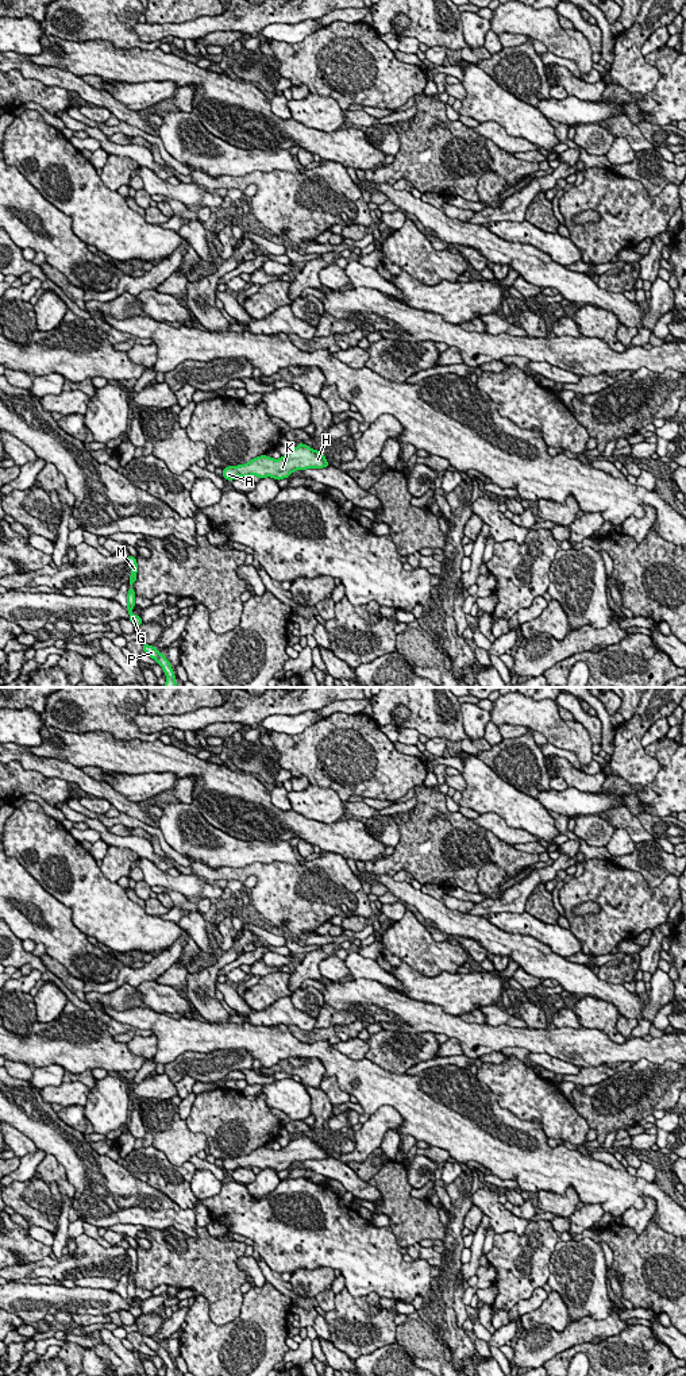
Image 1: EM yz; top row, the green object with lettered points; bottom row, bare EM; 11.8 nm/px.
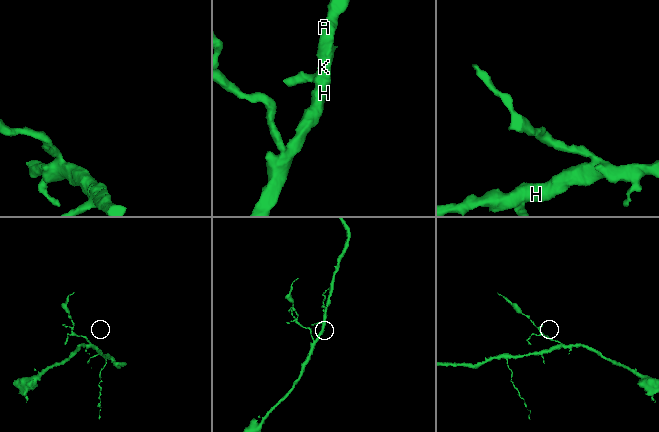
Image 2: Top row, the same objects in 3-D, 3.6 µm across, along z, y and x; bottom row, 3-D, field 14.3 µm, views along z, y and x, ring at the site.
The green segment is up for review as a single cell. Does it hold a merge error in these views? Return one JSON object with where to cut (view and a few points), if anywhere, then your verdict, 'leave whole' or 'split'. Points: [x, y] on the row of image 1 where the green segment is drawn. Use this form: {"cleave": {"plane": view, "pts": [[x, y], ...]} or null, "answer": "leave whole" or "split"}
{"cleave": null, "answer": "leave whole"}

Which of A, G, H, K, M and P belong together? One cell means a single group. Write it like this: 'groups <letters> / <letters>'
groups A G H K M P

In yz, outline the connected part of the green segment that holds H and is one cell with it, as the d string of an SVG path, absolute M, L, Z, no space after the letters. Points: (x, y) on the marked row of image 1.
M298 443L296 448L290 448L290 451L280 459L261 455L246 465L238 465L236 467L228 466L223 470L223 477L227 481L232 481L239 475L257 475L259 479L271 477L280 481L288 478L296 470L321 469L327 466L329 466L329 463L325 460L324 452L319 450L315 451L309 446Z

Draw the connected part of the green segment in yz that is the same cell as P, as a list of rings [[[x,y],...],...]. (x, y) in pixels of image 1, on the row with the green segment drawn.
[[[143,644],[143,651],[157,662],[163,668],[163,672],[166,674],[166,683],[163,687],[177,687],[176,683],[176,675],[173,672],[170,662],[165,658],[163,654],[161,654],[155,647]]]

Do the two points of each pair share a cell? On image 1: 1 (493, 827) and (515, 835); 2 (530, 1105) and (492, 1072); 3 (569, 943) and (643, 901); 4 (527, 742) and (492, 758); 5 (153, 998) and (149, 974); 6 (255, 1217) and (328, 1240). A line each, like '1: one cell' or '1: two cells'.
1: one cell
2: one cell
3: two cells
4: one cell
5: two cells
6: one cell

